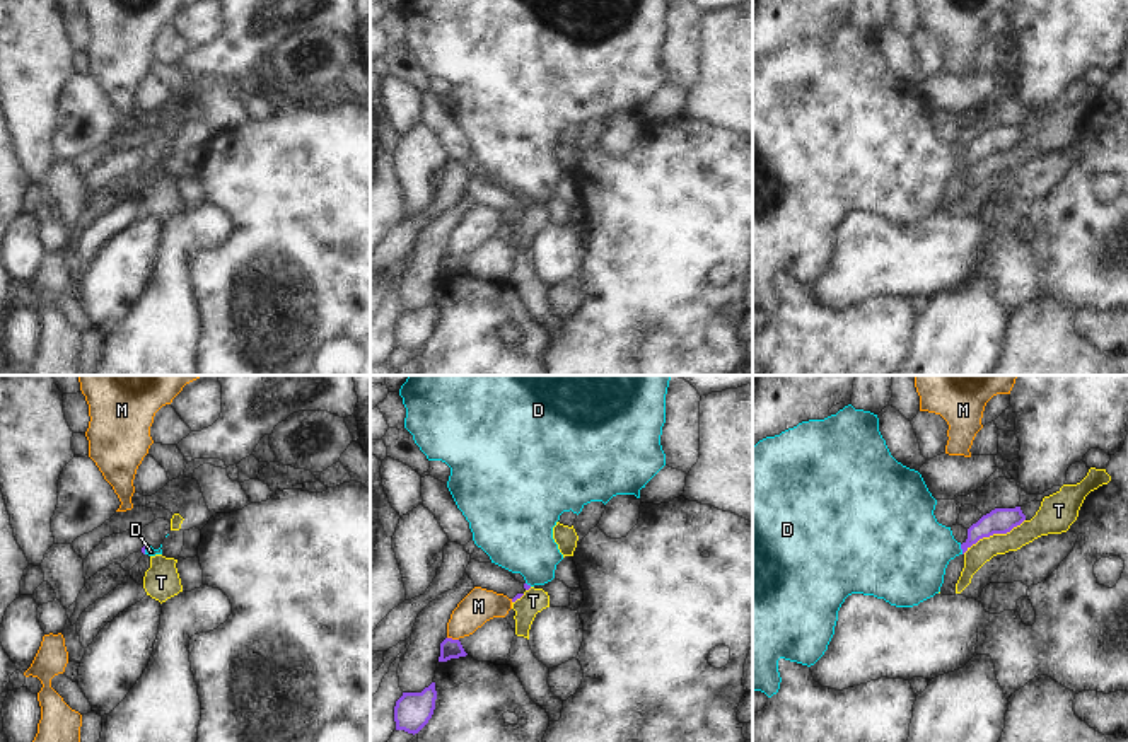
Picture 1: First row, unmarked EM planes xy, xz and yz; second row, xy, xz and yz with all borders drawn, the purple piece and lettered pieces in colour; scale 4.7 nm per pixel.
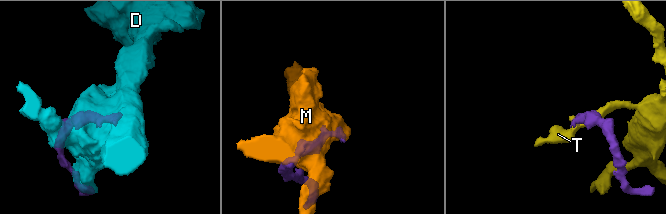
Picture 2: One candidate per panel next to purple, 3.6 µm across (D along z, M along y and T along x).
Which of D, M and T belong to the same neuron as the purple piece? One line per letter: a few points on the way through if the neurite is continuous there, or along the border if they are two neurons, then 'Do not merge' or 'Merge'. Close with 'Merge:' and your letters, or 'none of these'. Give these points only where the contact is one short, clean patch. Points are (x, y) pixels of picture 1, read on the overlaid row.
D: Boundary: yz (959, 544), (963, 553). Do not merge
M: Boundary: xz (447, 637), (458, 640). Do not merge
T: Boundary: yz (1024, 519), (1005, 533), (980, 538), (963, 553). Do not merge
Merge: none of these

